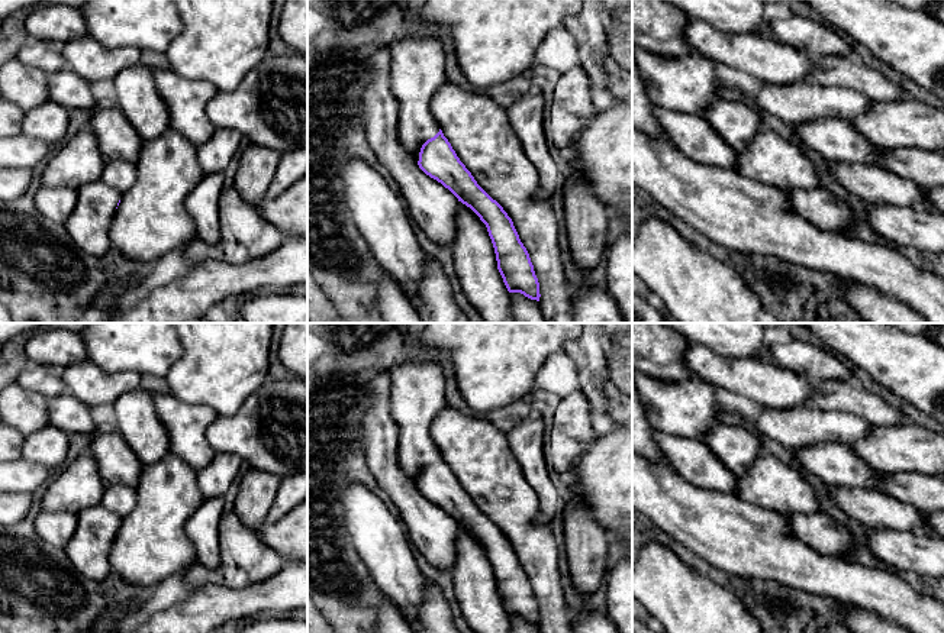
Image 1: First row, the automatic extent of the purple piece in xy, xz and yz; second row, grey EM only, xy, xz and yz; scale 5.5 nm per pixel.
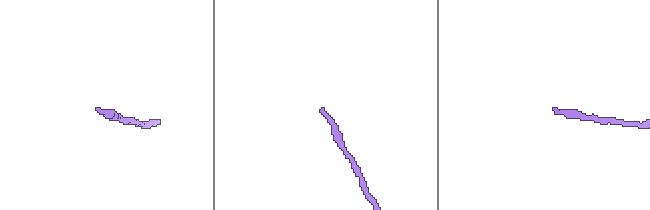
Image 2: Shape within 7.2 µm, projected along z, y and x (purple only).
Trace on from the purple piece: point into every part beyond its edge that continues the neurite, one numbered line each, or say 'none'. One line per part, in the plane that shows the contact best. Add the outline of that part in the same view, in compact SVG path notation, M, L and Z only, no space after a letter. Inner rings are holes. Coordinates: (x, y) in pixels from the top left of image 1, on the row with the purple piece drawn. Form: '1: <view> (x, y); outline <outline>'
1: xz (418, 64); outline M438 29L392 43L392 91L399 104L397 138L418 164L422 145L439 132L429 104L445 80L445 54Z

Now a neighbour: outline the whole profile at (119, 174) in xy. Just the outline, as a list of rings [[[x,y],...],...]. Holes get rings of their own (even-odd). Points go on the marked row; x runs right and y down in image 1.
[[[123,159],[106,161],[100,180],[123,194],[136,181],[136,164]]]

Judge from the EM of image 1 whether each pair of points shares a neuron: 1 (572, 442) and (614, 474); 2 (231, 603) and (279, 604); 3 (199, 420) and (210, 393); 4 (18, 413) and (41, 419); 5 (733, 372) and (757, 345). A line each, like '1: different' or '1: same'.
1: different
2: same
3: different
4: same
5: different

